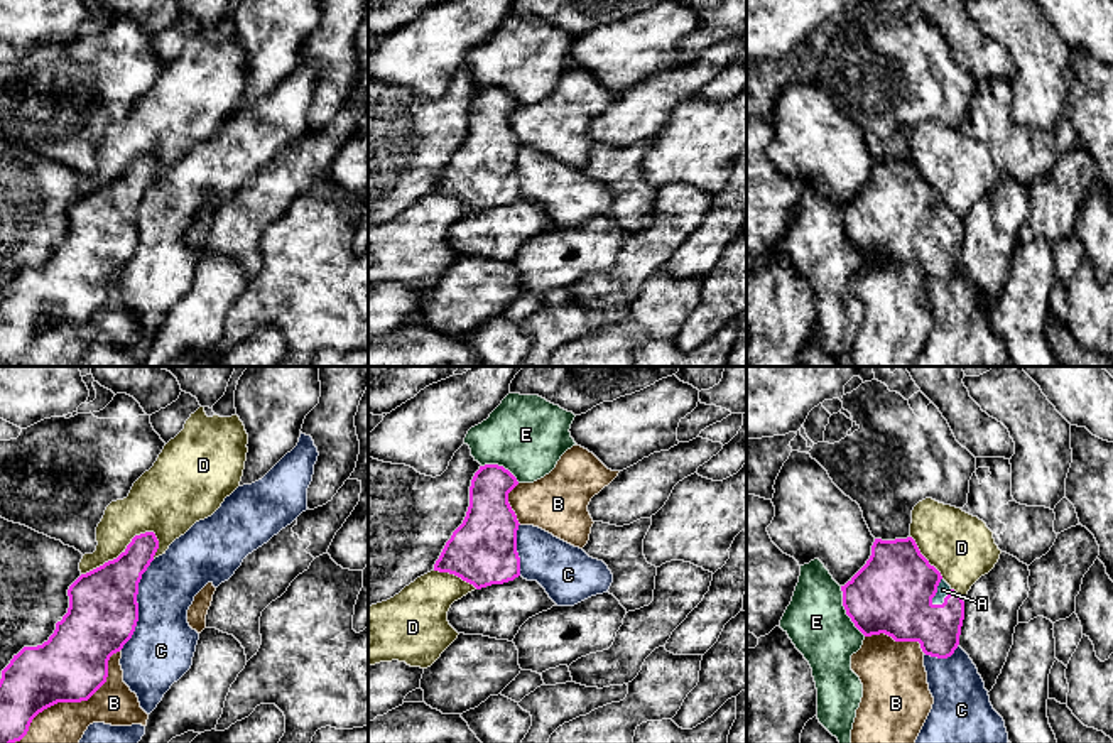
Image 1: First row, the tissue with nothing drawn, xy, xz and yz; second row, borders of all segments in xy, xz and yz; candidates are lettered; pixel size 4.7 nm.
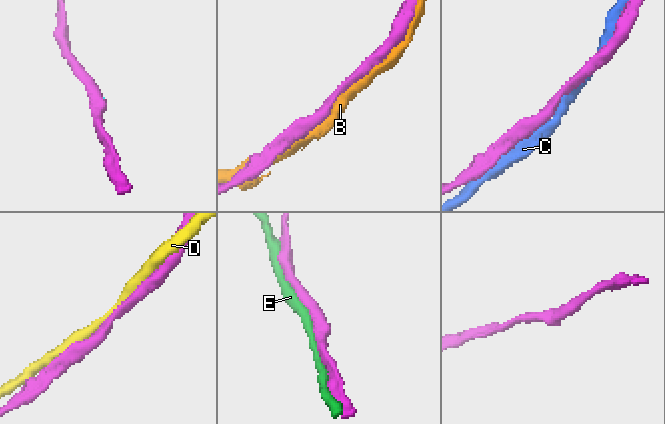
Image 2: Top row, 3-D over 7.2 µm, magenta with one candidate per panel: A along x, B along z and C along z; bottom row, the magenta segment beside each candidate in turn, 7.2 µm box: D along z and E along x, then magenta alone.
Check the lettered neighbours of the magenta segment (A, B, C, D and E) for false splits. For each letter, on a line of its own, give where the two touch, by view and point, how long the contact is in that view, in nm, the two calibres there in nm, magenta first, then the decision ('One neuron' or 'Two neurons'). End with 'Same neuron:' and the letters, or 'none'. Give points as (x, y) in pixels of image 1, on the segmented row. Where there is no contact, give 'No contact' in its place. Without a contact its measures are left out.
A: Touches magenta at yz (936, 591). Shared border 140 nm. Thickness 380 nm (magenta) against 60 nm. One neuron
B: Touches magenta at xy (73, 701). Shared border 700 nm. Thickness 340 nm (magenta) against 200 nm. Two neurons
C: Touches magenta at xy (137, 605). Shared border 460 nm. Thickness 340 nm (magenta) against 320 nm. Two neurons
D: Touches magenta at xy (122, 553). Shared border 400 nm. Thickness 320 nm (magenta) against 220 nm. Two neurons
E: Touches magenta at yz (846, 612). Shared border 260 nm. Thickness 380 nm (magenta) against 300 nm. Two neurons
Same neuron: A

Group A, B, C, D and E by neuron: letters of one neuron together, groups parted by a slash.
A / B / C / D / E

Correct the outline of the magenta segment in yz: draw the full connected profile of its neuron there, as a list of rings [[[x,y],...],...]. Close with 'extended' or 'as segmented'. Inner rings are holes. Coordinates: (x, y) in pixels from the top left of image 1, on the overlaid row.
[[[912,537],[875,539],[870,559],[841,591],[846,615],[865,637],[885,633],[895,642],[919,642],[926,655],[937,659],[951,657],[959,645],[964,601],[920,554]]]; extended

